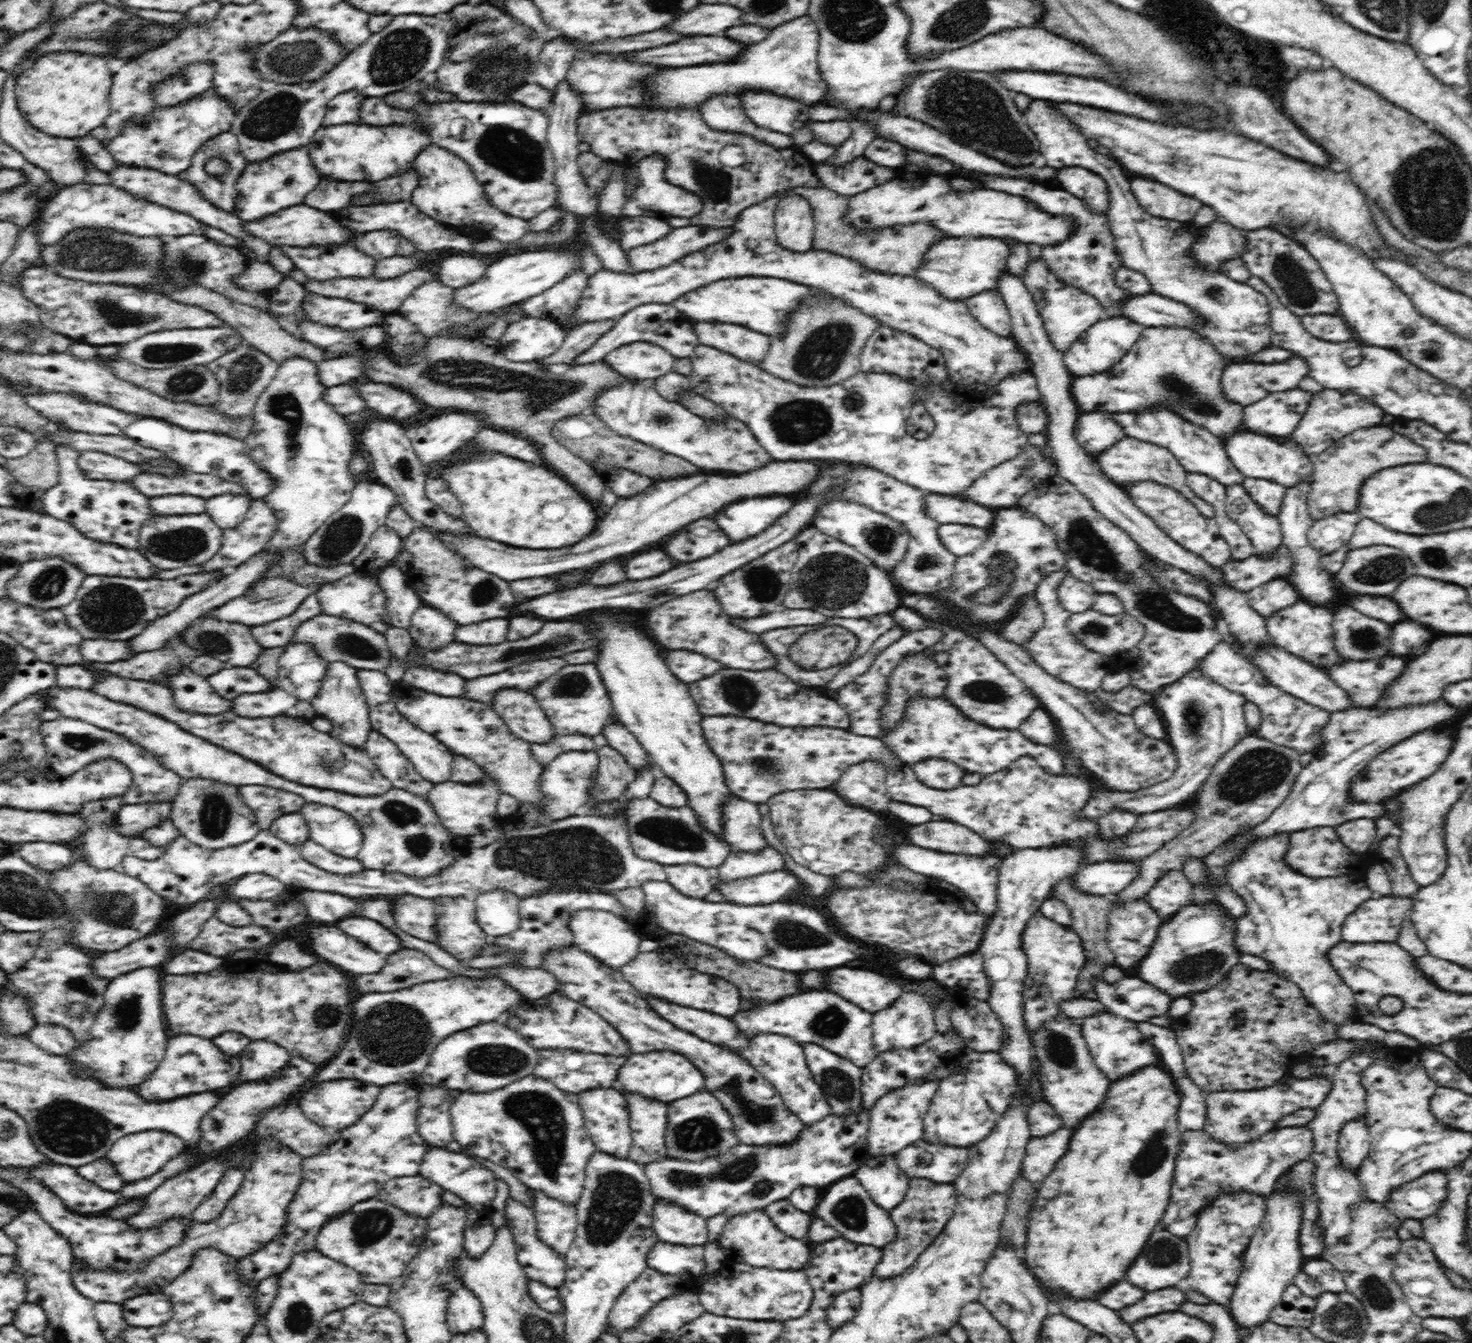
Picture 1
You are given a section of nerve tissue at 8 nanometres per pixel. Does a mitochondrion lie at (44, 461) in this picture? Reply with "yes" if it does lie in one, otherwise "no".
no

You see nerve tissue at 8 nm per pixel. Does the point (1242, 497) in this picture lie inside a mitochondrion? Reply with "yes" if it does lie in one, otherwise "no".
no

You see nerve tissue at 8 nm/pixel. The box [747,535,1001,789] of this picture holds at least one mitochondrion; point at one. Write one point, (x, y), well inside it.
(832, 580)

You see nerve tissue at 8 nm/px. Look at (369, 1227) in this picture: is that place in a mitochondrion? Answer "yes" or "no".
yes

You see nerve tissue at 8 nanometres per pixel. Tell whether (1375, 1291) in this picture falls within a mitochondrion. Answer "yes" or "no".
yes

